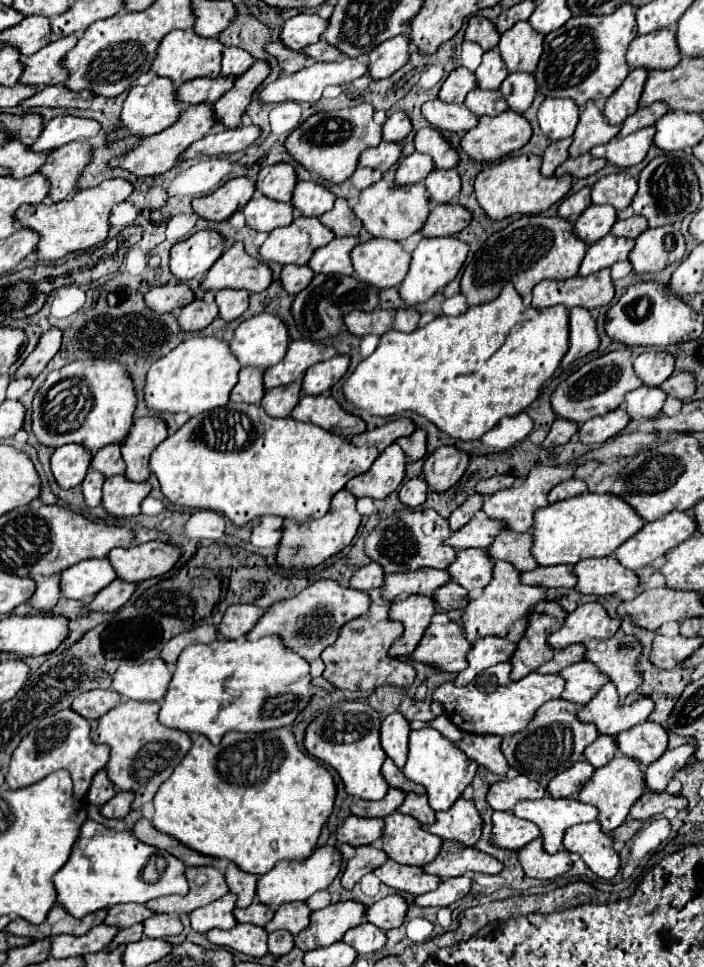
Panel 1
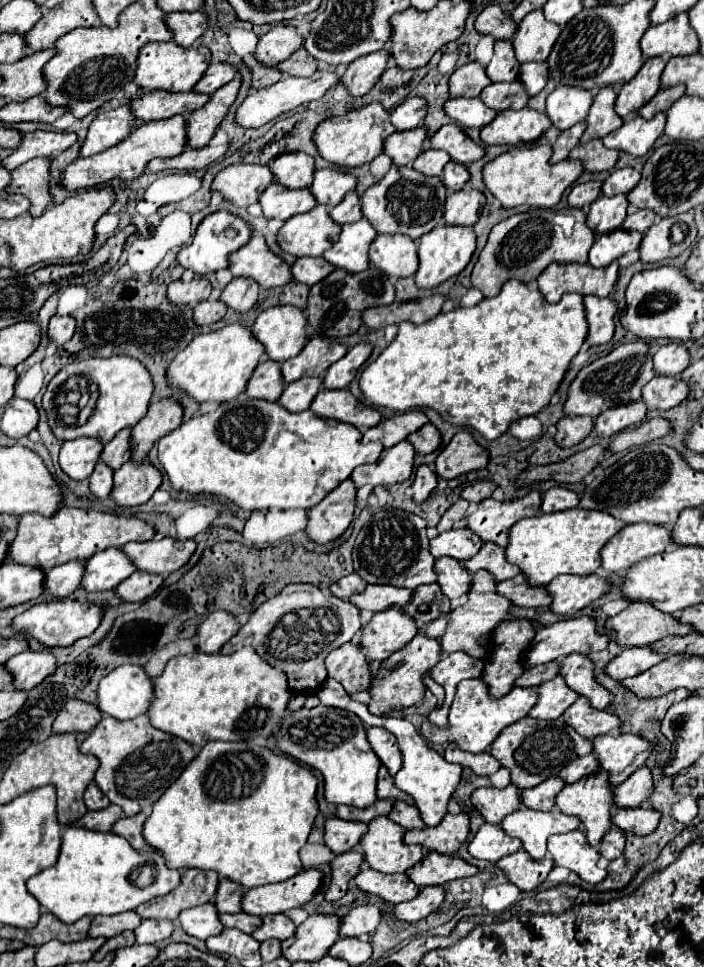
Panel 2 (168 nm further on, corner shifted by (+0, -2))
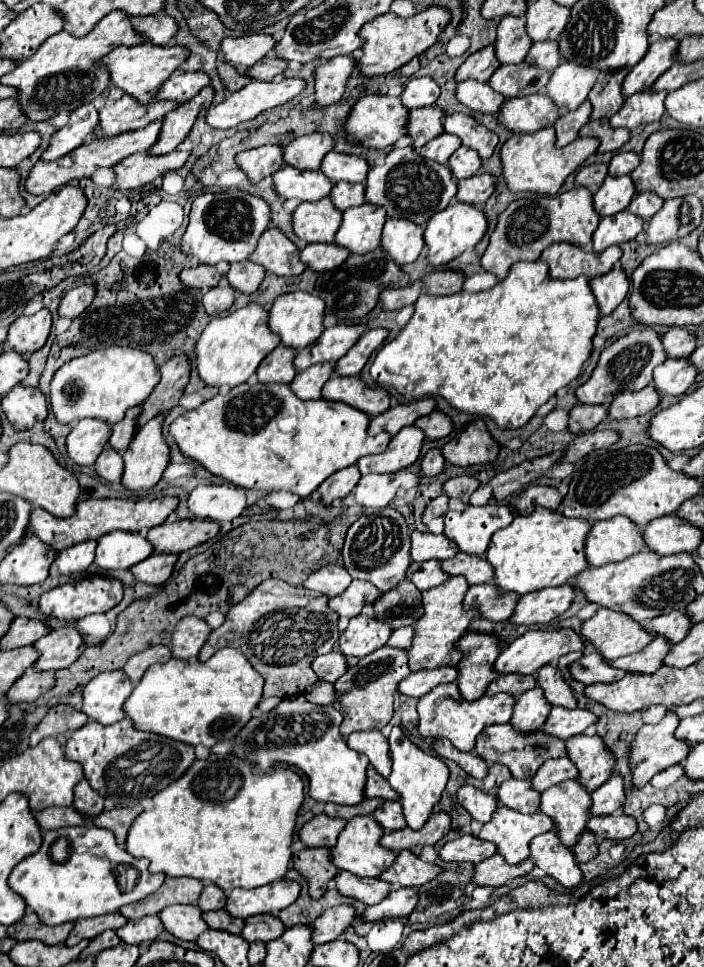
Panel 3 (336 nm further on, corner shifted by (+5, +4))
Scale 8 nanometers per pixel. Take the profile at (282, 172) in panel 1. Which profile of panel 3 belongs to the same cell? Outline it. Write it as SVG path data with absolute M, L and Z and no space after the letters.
M309 134L295 138L283 148L283 162L297 170L319 170L323 156L333 148L335 140L329 134Z

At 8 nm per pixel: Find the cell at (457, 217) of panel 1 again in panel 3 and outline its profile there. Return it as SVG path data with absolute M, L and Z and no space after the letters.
M487 172L479 174L479 176L471 176L467 180L459 180L457 182L457 200L463 204L471 204L471 206L483 206L485 200L493 194L495 188L495 178Z

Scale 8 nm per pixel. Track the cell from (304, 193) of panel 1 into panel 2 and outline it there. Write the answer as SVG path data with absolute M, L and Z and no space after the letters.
M324 168L324 170L316 170L314 174L314 196L318 200L318 204L340 204L344 194L356 188L356 176L346 172L346 170L338 170L338 168Z

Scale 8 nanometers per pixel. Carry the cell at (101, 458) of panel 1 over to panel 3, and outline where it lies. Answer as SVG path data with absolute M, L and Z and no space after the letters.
M131 408L125 414L125 418L113 426L113 432L109 438L109 446L113 446L113 450L117 450L117 452L127 450L131 438L137 432L137 416L139 416L139 408Z

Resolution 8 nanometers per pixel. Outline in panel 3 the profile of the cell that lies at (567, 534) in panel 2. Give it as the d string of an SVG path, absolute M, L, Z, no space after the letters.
M535 508L533 514L517 514L507 528L493 534L485 558L495 568L495 584L501 592L529 594L545 586L561 586L589 568L585 558L585 538L593 522L585 518L565 518L557 510Z

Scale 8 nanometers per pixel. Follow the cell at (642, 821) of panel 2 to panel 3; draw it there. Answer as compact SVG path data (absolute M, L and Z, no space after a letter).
M609 814L609 816L591 816L587 820L587 830L603 838L625 840L637 832L637 820L627 814Z

